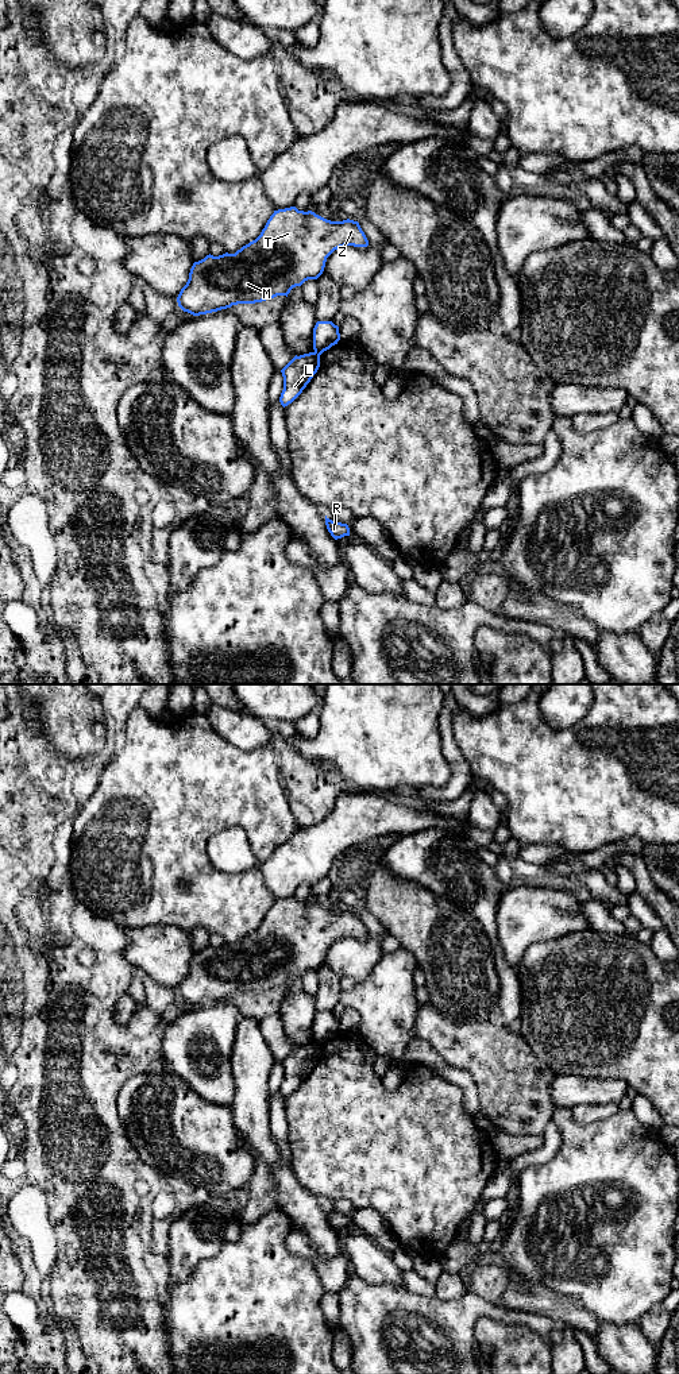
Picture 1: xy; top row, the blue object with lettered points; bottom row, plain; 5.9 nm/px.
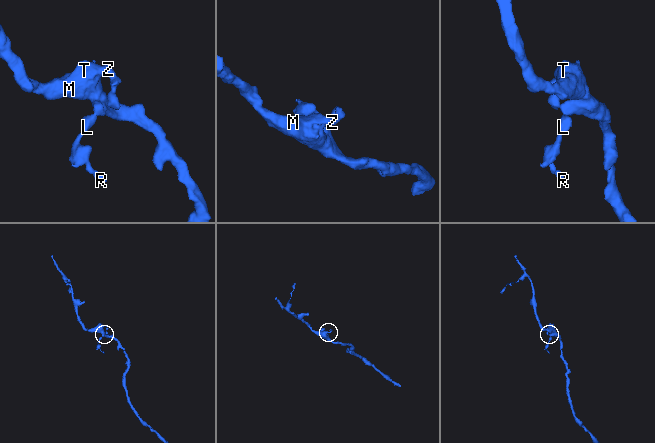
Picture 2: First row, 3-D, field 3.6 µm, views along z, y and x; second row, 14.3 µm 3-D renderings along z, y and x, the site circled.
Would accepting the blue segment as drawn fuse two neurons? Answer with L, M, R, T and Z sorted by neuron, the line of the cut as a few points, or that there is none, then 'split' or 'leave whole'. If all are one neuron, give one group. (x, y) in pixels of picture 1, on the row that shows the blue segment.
L R / M T Z; cut in xy along (315, 351), (319, 355); split

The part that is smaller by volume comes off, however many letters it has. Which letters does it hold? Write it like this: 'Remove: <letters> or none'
Remove: L, R

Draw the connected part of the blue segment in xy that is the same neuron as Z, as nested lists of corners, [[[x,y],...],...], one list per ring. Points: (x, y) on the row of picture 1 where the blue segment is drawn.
[[[296,207],[274,211],[261,235],[235,254],[209,254],[194,262],[189,279],[177,297],[178,306],[184,312],[200,316],[238,304],[262,302],[277,296],[288,297],[293,287],[308,279],[317,279],[324,271],[327,258],[344,246],[369,246],[358,221],[331,221]]]

